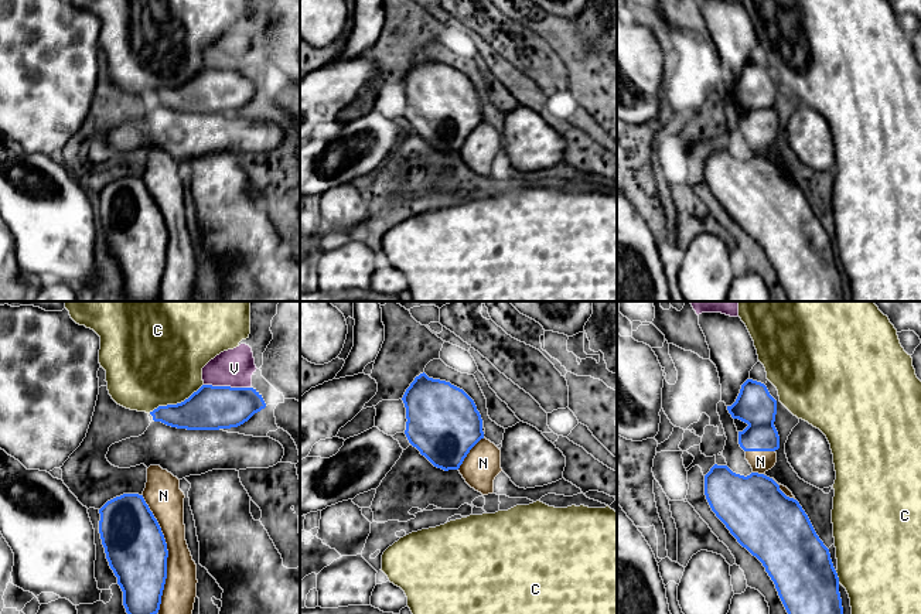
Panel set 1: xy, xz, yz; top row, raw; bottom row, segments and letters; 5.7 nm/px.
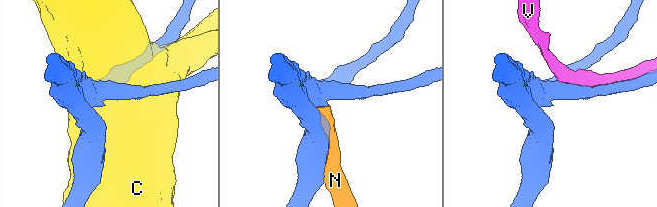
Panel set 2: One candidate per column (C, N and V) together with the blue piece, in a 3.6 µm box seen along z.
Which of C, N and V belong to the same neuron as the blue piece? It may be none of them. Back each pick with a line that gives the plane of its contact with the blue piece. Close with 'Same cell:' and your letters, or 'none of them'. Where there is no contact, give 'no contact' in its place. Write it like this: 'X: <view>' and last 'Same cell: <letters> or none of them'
N: xy
Same cell: N

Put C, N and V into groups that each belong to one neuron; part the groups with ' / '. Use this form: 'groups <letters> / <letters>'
groups C / N / V

